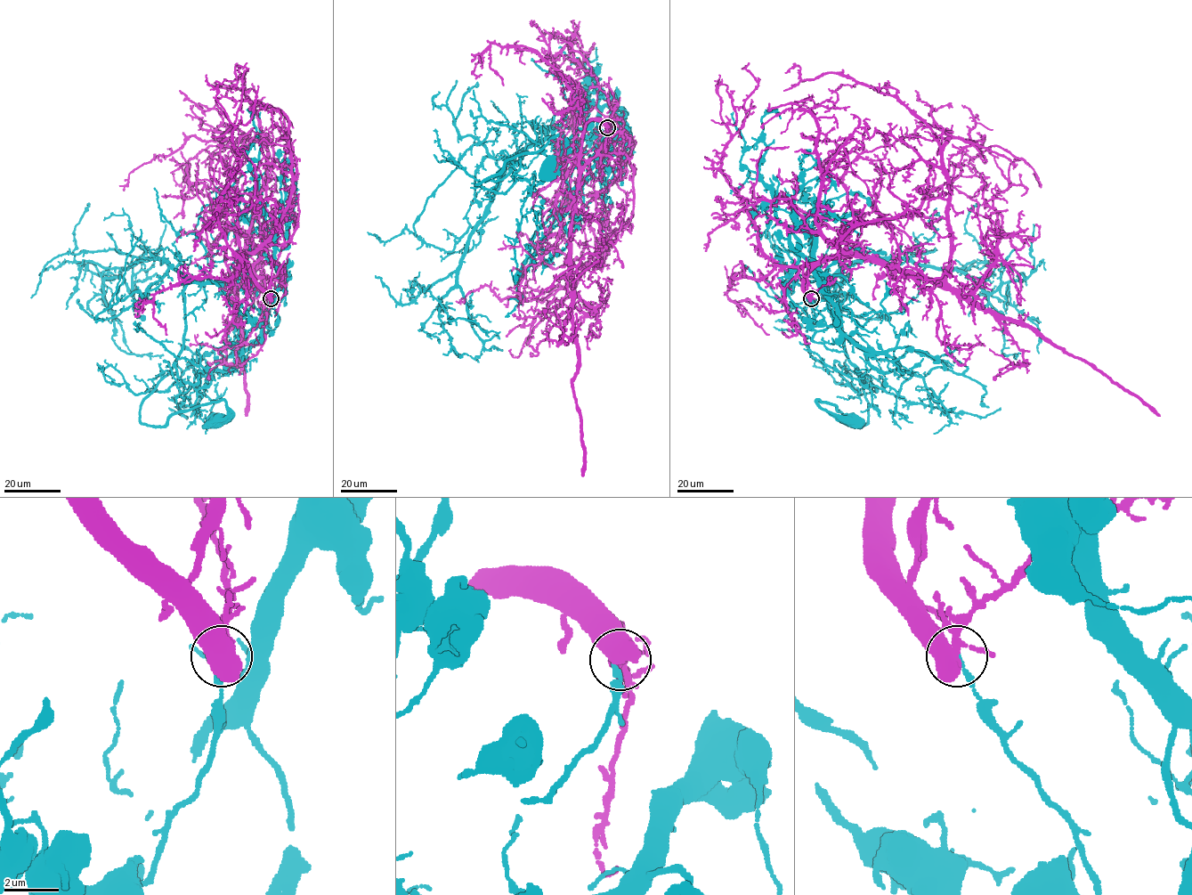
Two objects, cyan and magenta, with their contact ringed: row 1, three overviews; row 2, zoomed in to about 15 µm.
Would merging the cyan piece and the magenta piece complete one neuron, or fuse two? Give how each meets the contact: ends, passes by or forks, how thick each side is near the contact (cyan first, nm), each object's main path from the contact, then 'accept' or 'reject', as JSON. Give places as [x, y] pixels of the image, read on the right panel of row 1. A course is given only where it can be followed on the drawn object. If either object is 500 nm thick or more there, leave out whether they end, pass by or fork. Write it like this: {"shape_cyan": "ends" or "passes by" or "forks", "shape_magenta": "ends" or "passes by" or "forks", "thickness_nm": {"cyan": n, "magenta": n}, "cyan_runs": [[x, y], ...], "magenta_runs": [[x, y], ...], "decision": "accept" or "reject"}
{"thickness_nm": {"cyan": 160, "magenta": 600}, "cyan_runs": [[811, 299], [823, 325], [807, 321], [826, 306], [823, 283], [835, 286], [868, 421], [817, 401], [852, 423]], "magenta_runs": [[811, 299], [804, 279], [848, 256], [941, 279], [948, 182], [933, 132], [896, 97], [835, 73], [785, 73]], "decision": "reject"}

